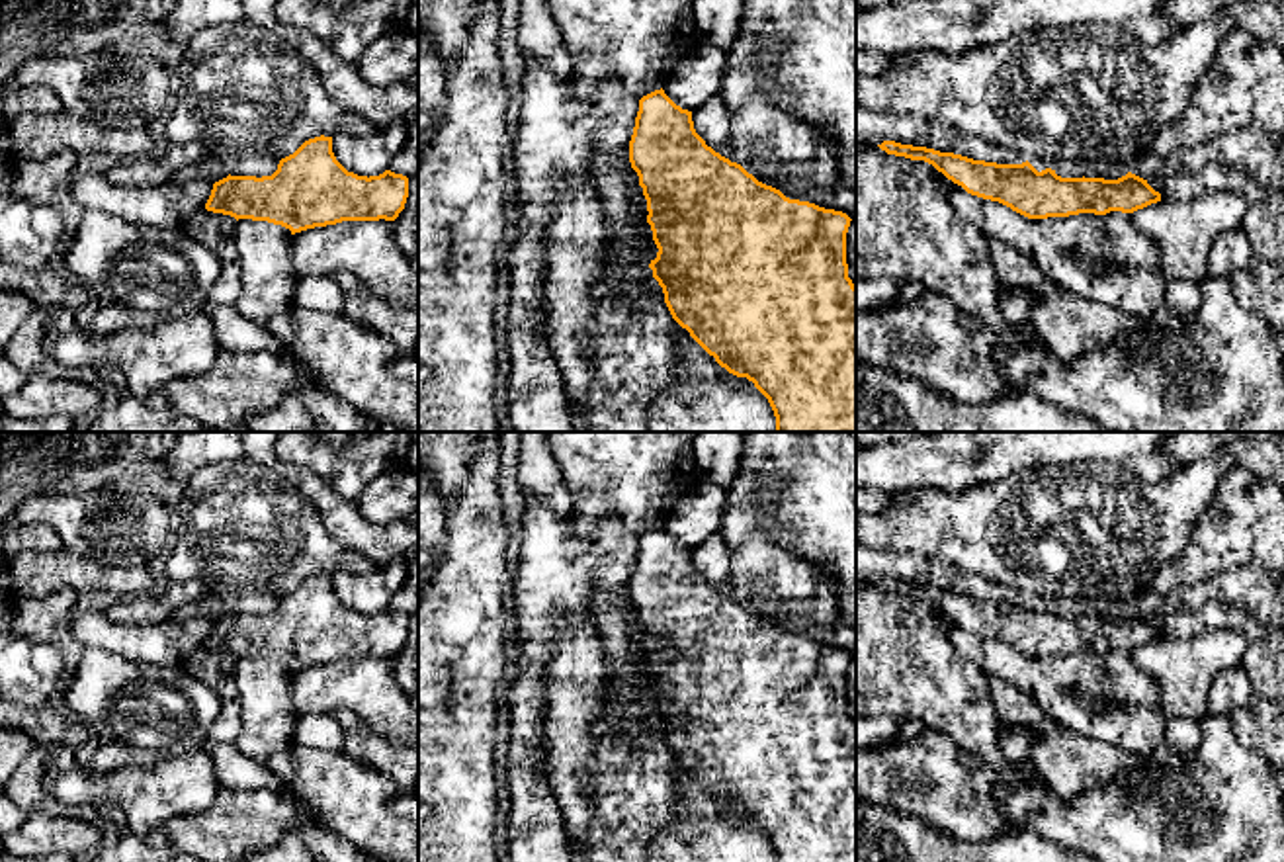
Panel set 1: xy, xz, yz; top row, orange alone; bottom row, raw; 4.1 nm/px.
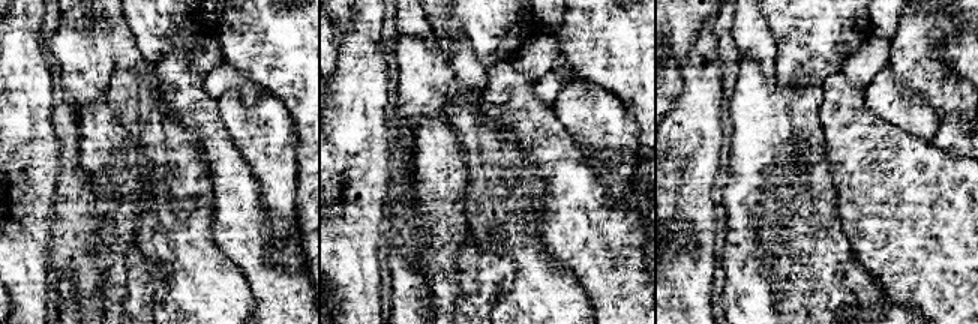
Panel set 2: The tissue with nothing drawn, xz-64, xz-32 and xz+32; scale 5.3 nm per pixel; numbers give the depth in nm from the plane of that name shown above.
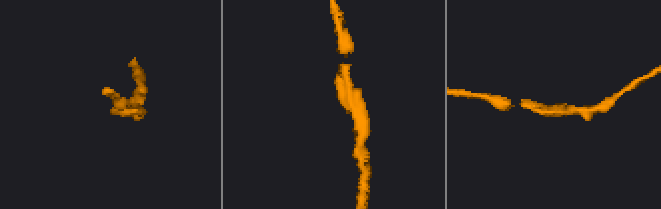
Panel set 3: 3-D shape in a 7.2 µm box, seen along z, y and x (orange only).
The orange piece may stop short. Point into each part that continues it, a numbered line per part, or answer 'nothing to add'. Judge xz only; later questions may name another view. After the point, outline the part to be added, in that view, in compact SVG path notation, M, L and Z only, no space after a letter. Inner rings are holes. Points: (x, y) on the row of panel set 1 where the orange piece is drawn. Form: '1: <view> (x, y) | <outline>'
nothing to add

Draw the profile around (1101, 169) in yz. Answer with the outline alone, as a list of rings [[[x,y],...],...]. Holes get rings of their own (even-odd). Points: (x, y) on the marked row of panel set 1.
[[[1116,160],[1083,162],[1085,178],[1118,180],[1128,174],[1128,166]]]

